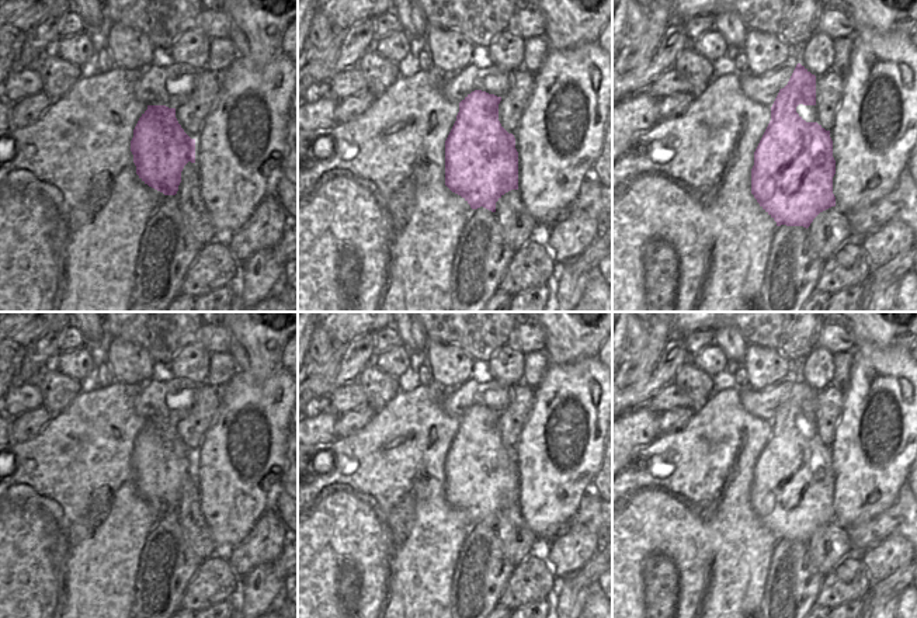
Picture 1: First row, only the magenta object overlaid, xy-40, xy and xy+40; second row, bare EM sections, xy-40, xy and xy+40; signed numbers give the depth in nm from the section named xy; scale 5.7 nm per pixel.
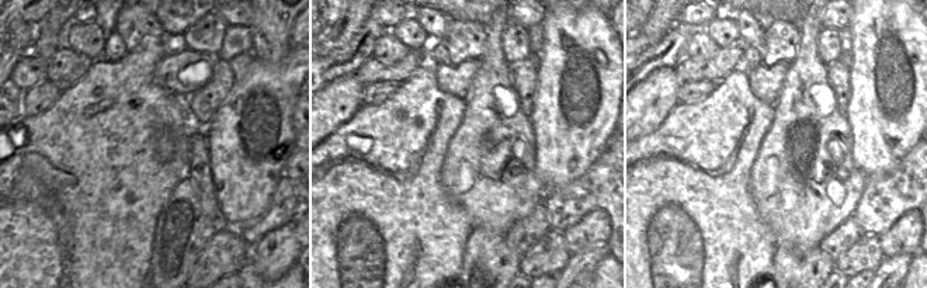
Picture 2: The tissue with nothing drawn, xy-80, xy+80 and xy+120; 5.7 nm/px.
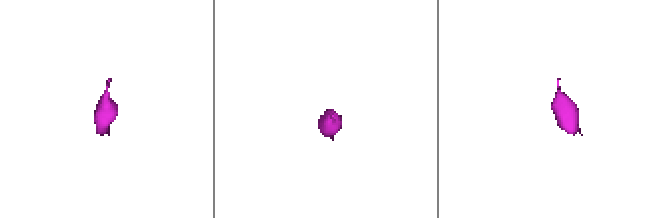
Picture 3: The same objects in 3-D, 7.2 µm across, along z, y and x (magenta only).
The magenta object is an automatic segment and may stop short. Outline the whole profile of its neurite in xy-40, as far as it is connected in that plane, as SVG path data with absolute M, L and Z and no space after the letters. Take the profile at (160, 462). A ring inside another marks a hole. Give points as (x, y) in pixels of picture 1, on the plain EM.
M147 420L133 444L131 466L145 499L164 510L176 510L184 480L195 478L195 454L178 438L176 423Z

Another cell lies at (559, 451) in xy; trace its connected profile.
M598 358L549 364L535 388L532 410L513 448L518 466L518 508L541 544L560 535L570 524L602 464L611 431L612 378Z

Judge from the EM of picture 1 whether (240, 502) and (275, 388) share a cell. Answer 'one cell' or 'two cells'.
one cell

